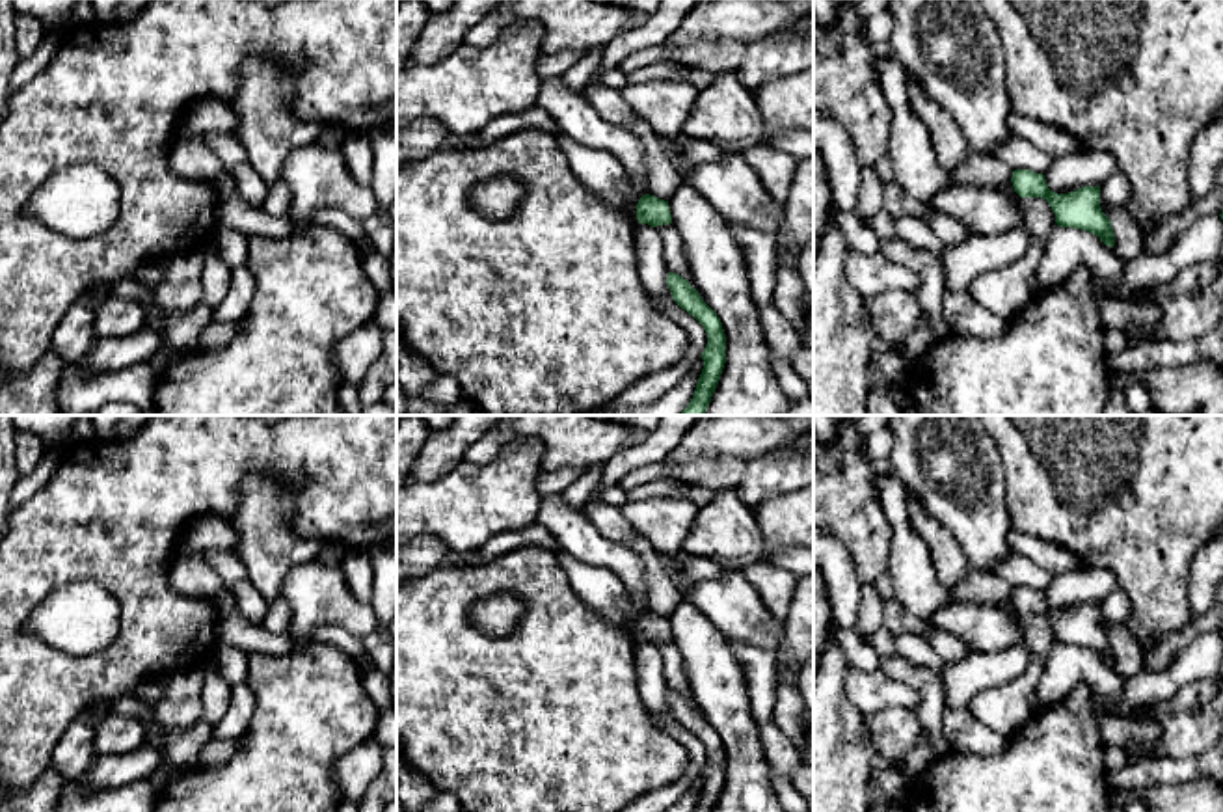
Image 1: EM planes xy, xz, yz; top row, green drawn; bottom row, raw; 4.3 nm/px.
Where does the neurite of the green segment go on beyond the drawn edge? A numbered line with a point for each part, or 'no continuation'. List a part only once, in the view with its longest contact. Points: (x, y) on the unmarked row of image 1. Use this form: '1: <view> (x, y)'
no continuation

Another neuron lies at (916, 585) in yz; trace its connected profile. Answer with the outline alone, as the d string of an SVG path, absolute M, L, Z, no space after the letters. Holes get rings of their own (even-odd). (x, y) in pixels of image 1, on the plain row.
M890 469L879 475L879 499L892 523L888 574L901 607L927 620L953 602L933 566L927 542L908 520L908 488Z

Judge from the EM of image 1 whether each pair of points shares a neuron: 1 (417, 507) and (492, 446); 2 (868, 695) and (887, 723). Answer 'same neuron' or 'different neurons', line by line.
1: different neurons
2: different neurons

